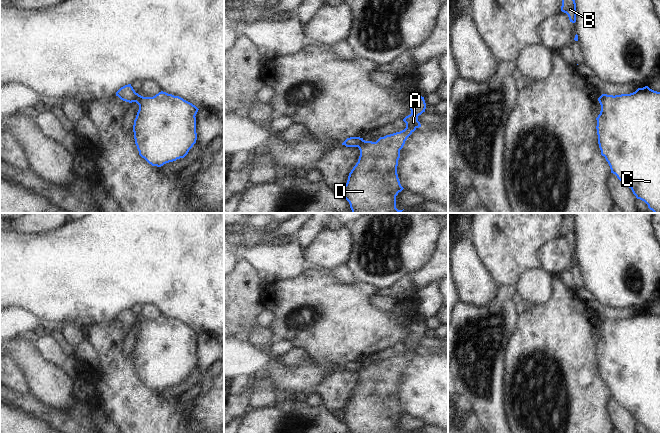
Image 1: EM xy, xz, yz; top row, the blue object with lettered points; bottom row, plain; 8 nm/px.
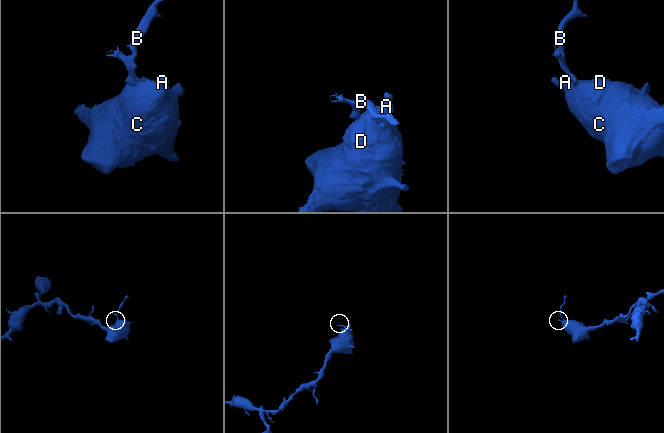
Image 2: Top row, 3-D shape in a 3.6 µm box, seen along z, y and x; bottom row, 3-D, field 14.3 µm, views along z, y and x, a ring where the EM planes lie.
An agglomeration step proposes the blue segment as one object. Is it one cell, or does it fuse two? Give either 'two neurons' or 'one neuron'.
two neurons

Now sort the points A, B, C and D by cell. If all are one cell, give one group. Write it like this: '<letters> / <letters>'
A C D / B

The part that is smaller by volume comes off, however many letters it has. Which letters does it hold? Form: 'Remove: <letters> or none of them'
Remove: B

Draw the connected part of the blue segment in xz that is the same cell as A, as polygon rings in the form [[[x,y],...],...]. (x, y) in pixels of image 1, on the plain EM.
[[[424,321],[413,322],[409,326],[409,332],[411,338],[403,343],[406,347],[404,354],[380,361],[376,366],[363,364],[358,370],[360,374],[358,386],[349,397],[347,407],[343,412],[343,422],[349,426],[351,433],[397,433],[396,420],[404,413],[397,398],[400,374],[407,362],[421,351],[418,340],[426,333]]]

